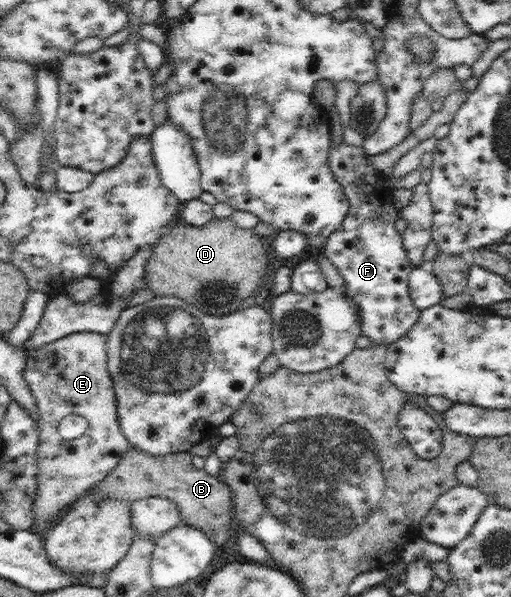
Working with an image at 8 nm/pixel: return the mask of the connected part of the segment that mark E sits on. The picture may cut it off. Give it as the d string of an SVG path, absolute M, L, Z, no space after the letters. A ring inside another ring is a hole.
M95 332L72 333L40 348L26 349L24 380L28 383L38 405L38 494L34 498L34 525L32 531L46 529L66 505L84 496L100 483L132 448L122 434L117 416L117 399L107 367L106 344L108 337ZM66 415L81 415L88 422L88 429L78 439L64 440L58 433L60 421Z

